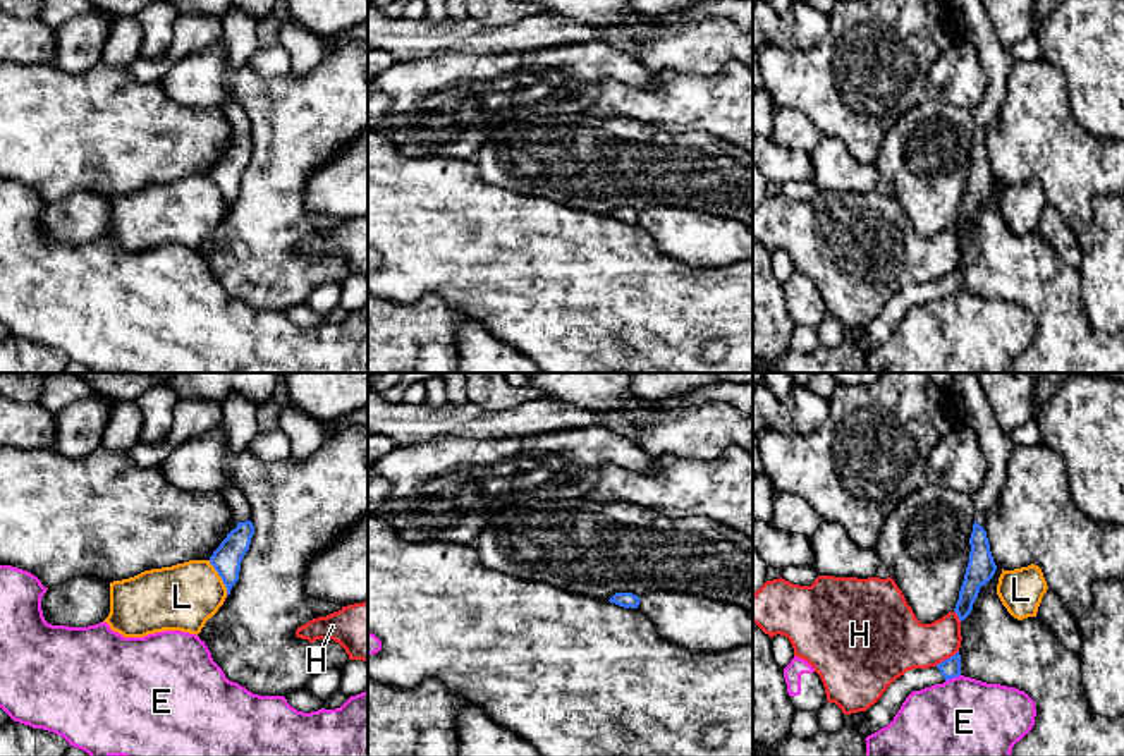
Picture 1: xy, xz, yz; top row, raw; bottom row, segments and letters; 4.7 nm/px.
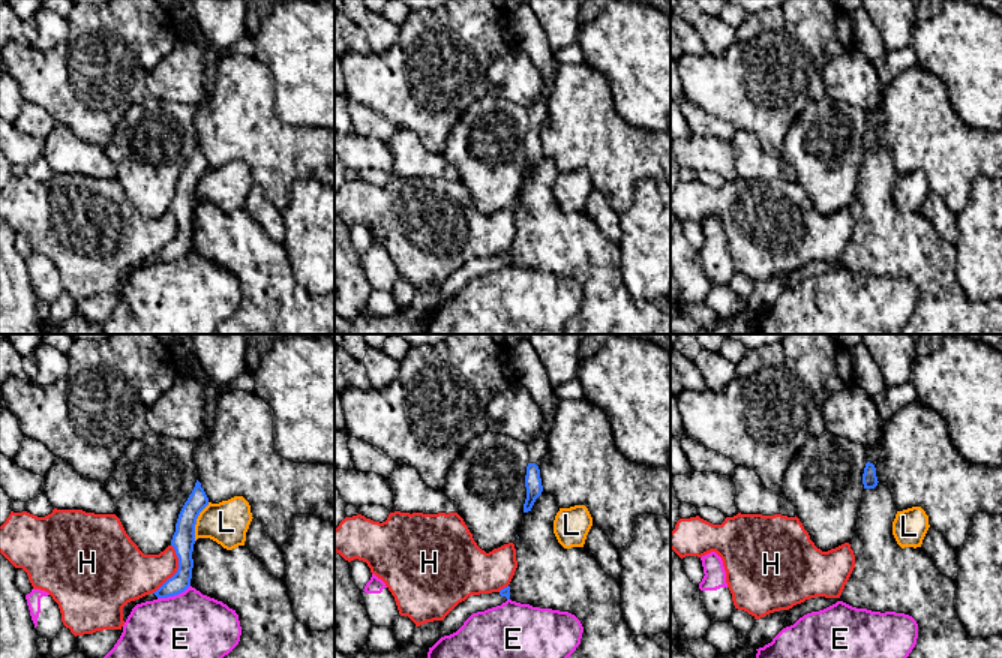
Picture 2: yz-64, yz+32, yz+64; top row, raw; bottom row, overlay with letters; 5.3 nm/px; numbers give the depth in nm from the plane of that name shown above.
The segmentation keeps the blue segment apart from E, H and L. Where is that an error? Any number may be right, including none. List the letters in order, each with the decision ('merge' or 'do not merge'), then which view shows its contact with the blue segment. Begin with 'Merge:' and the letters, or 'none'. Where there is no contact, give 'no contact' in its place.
Merge: none
E: do not merge; meets blue in yz
H: do not merge; meets blue in yz
L: do not merge; meets blue in xy

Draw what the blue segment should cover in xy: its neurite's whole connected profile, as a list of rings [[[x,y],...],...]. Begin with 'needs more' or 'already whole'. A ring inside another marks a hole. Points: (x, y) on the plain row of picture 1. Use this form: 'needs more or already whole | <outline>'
needs more | [[[227,101],[222,112],[232,127],[232,146],[213,167],[210,179],[222,192],[229,211],[232,201],[239,196],[241,177],[249,165],[254,141],[251,137],[251,120],[237,101]]]

